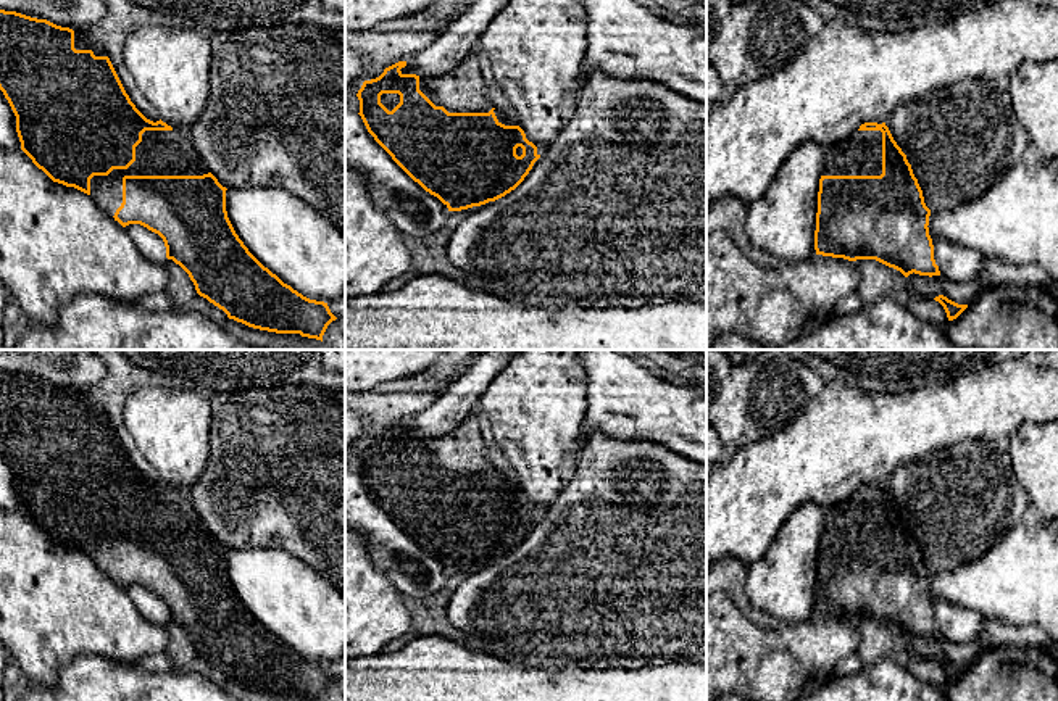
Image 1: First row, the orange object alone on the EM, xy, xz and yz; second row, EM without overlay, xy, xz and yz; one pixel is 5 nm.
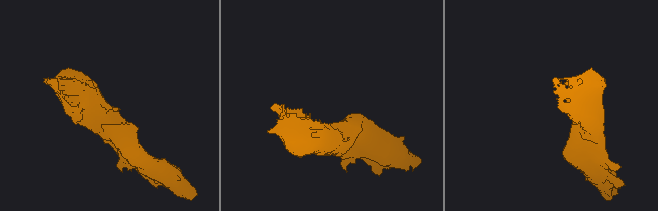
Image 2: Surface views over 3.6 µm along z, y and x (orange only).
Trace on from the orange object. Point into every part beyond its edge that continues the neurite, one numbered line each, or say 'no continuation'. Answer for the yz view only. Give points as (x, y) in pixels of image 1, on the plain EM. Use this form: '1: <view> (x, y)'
1: yz (862, 514)

